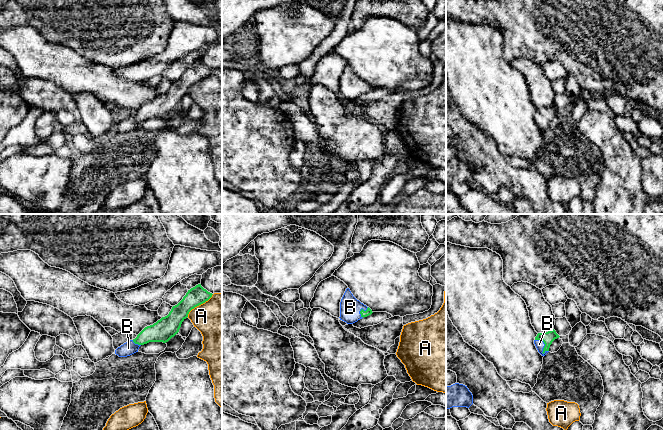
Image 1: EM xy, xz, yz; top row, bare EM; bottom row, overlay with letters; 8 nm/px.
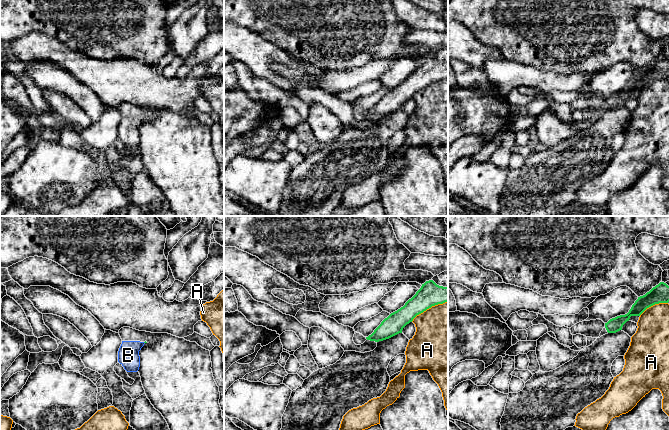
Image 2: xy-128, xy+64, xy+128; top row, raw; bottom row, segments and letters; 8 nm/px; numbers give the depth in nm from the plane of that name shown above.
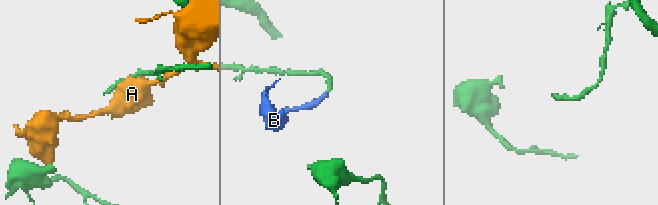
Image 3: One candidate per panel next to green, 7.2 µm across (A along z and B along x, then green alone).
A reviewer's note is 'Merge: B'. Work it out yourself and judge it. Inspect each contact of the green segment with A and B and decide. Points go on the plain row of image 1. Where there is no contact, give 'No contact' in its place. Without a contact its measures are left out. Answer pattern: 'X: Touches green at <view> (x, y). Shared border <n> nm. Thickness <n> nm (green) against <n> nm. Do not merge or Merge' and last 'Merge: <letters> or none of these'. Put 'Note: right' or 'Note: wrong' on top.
Note: right
A: Touches green at xy (199, 80). Shared border 280 nm. Thickness 150 nm (green) against 380 nm. Do not merge
B: Touches green at yz (545, 121). Shared border 150 nm. Thickness 100 nm (green) against 70 nm. Merge
Merge: B

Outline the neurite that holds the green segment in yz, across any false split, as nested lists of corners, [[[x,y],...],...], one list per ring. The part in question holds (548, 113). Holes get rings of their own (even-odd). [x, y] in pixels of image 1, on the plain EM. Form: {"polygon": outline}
{"polygon": [[[554,105],[548,108],[538,109],[535,113],[534,120],[538,128],[542,132],[545,132],[549,128],[549,124],[552,118],[559,113],[560,112]]]}

